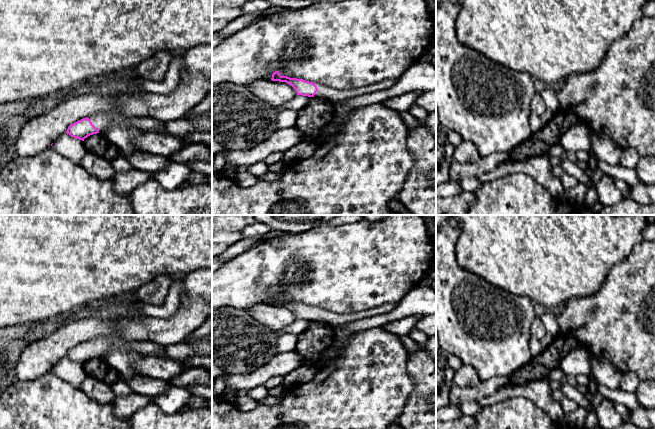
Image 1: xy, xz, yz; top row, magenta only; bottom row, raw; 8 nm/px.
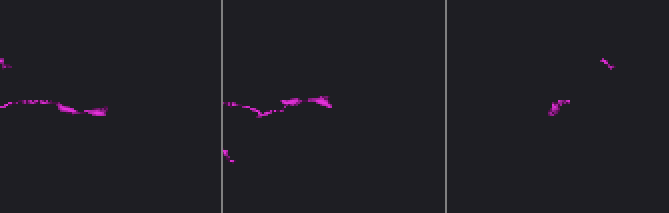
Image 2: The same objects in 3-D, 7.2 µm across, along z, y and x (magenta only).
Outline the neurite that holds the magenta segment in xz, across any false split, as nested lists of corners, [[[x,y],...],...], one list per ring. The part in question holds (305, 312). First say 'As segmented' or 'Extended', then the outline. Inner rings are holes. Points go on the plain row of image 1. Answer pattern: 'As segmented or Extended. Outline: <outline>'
Extended. Outline: [[[279,295],[273,296],[271,304],[286,306],[295,313],[297,319],[323,322],[333,326],[340,326],[349,322],[361,320],[363,318],[386,314],[391,312],[398,305],[398,303],[388,303],[370,310],[363,310],[351,314],[337,314],[329,310],[305,305],[303,303],[281,300]]]

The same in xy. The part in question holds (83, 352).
Extended. Outline: [[[95,338],[71,348],[66,357],[84,365],[90,359],[105,355],[112,347],[113,343],[107,338]]]

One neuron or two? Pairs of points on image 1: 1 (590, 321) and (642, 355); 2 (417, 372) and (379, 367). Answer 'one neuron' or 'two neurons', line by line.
1: one neuron
2: two neurons

